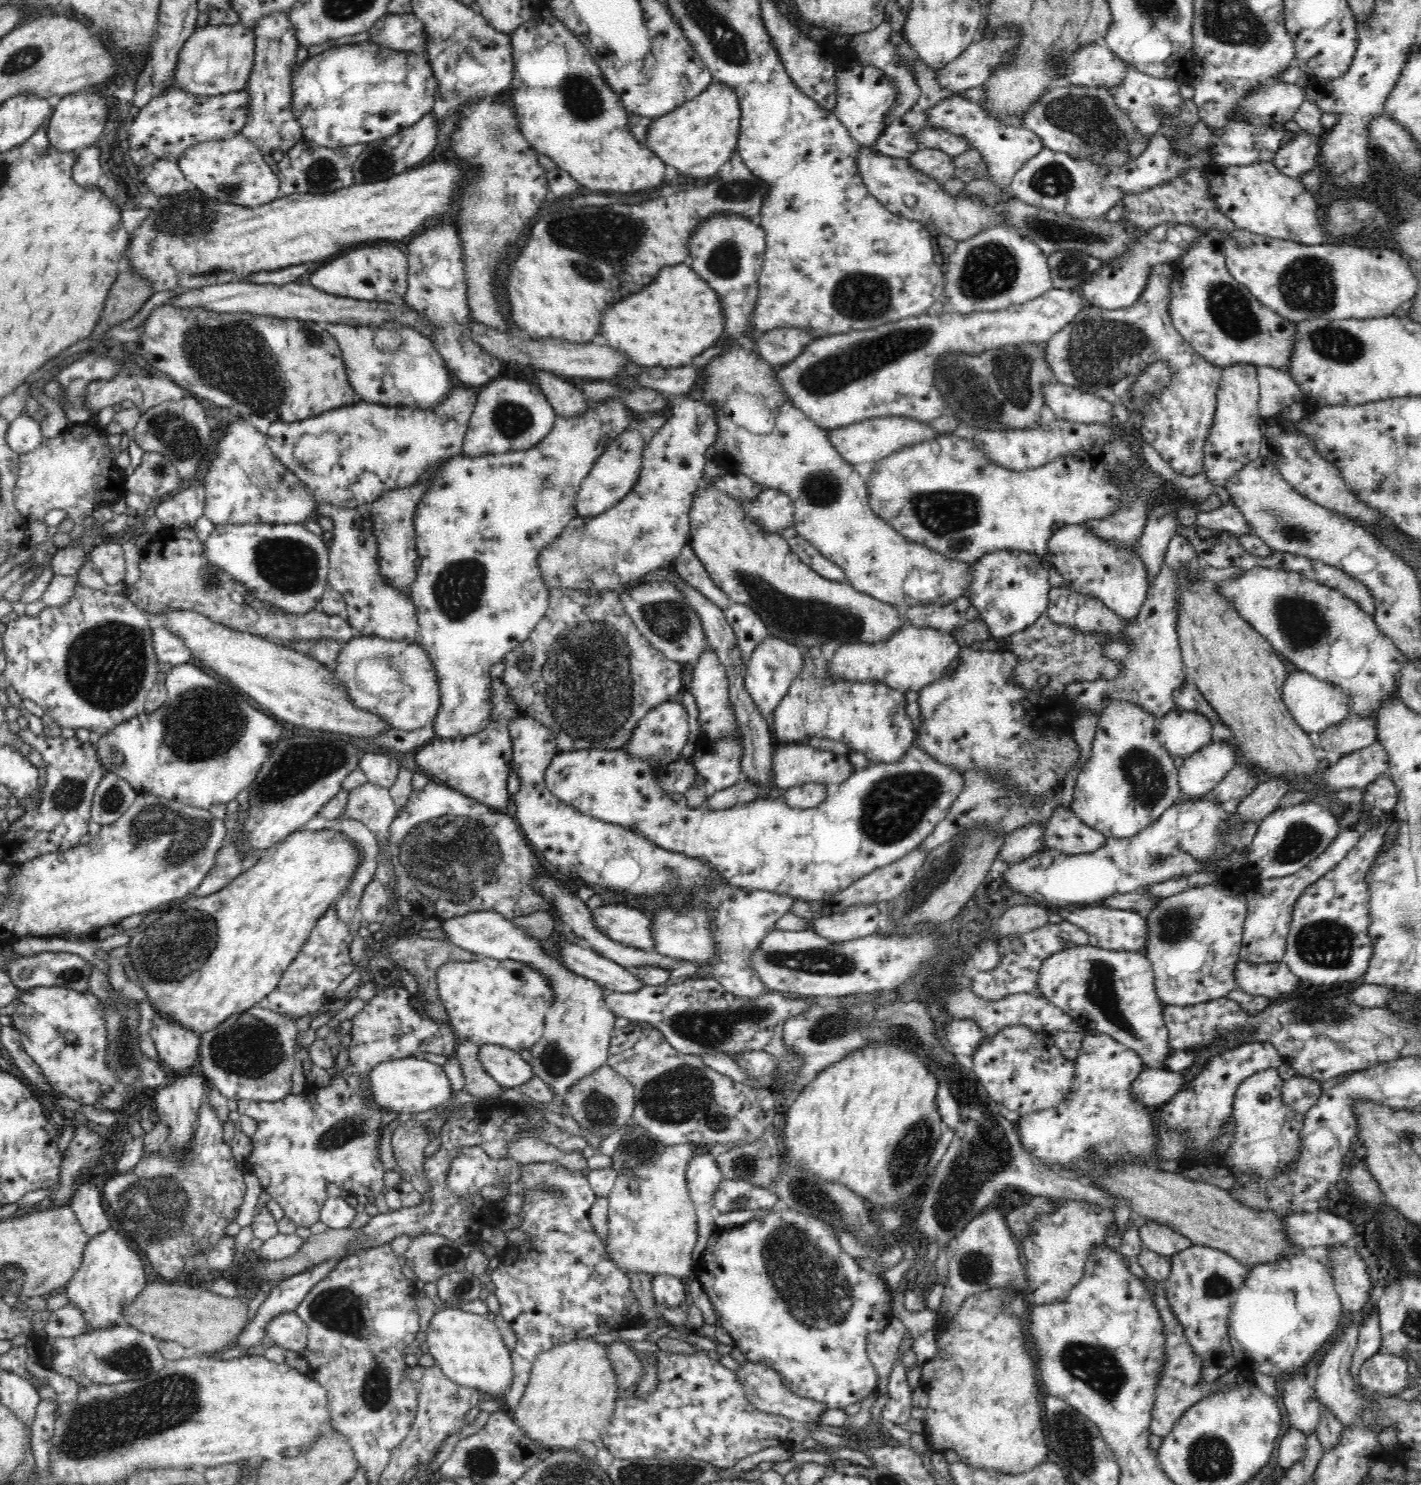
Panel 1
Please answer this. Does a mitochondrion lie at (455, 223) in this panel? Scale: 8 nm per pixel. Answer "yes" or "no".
no

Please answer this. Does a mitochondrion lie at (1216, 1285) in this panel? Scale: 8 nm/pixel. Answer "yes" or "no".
yes

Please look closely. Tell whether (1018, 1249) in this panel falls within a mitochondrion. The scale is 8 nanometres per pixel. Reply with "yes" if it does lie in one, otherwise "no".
no

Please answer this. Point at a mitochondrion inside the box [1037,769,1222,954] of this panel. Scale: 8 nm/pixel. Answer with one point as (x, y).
(1176, 925)

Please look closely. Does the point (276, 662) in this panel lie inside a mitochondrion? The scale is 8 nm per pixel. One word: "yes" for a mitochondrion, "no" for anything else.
no

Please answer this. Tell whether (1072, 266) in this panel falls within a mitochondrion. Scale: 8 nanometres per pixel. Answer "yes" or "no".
yes

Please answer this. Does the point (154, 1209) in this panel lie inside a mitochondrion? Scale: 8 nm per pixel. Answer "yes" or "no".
yes

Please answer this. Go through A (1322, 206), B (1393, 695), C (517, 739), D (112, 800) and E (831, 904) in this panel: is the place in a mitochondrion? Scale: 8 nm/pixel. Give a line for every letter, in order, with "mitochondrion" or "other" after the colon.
A: other
B: other
C: other
D: mitochondrion
E: other

